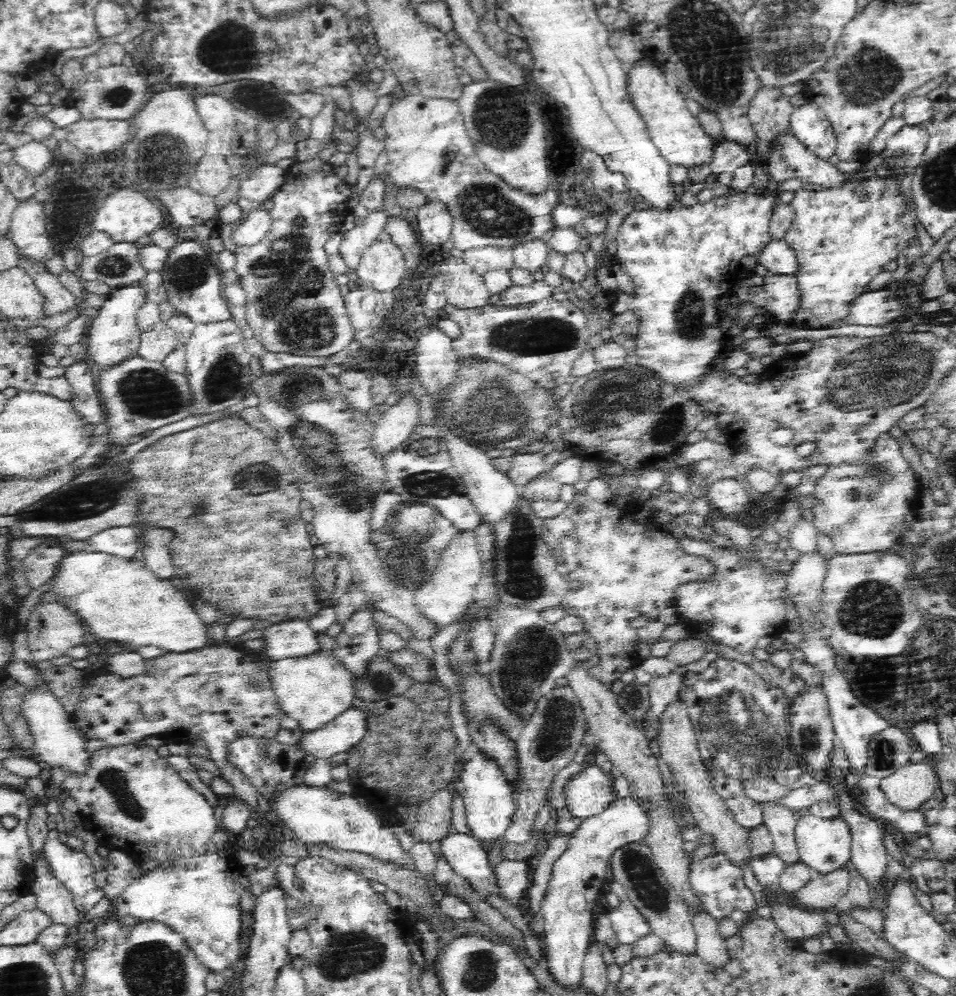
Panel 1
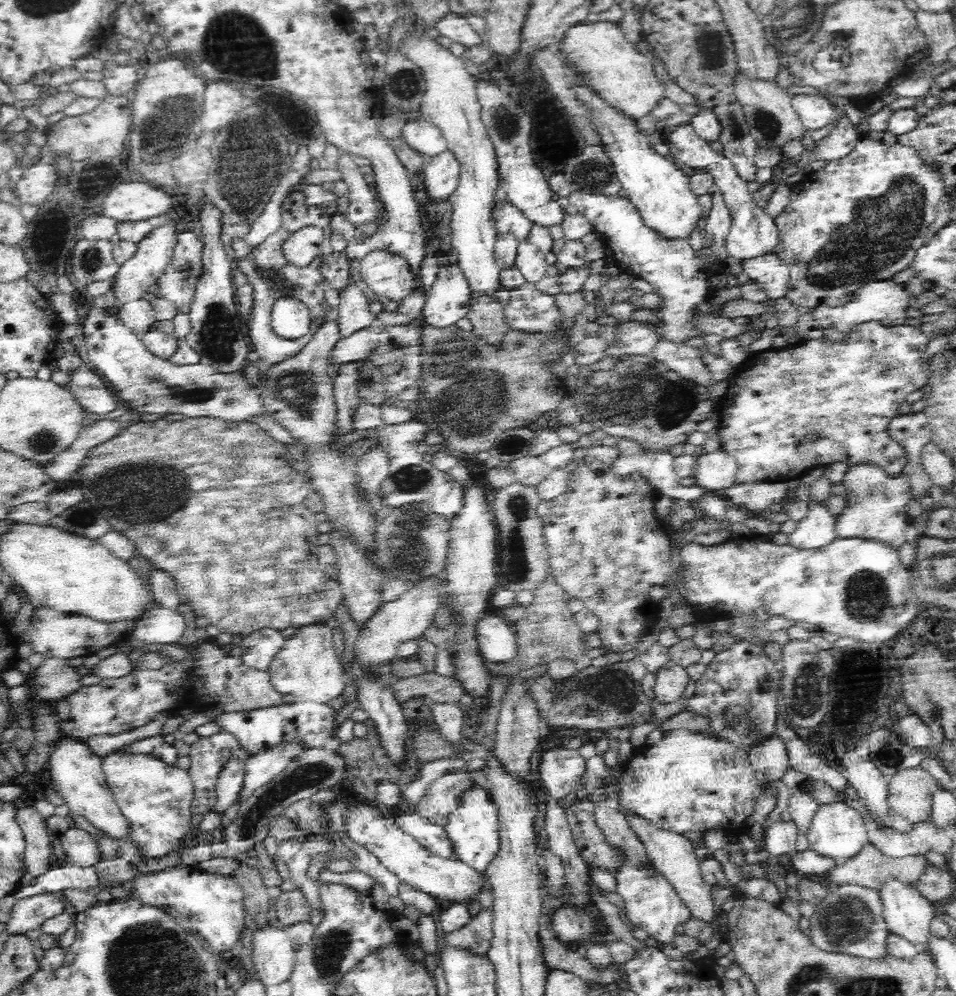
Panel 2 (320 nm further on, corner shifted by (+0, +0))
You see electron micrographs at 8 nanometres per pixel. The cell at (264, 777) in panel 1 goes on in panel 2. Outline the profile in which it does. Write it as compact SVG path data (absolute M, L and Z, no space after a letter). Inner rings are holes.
M224 730L209 737L200 737L194 744L190 745L189 754L192 763L188 772L192 778L195 789L195 798L191 808L191 812L194 815L204 815L214 811L217 802L217 793L215 790L217 781L222 770L224 770L229 762L236 759L236 761L244 762L246 764L253 756L250 751L246 751L246 749L240 745L240 739L238 739L238 737Z

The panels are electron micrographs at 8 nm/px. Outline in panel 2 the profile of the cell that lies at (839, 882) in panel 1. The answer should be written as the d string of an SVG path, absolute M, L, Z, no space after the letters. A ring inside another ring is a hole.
M873 845L864 846L860 853L855 857L849 858L844 864L834 865L828 871L828 880L832 880L836 886L846 886L846 884L855 884L872 890L879 890L881 884L888 877L896 877L899 881L906 883L915 883L928 864L925 855L904 856L902 858L892 858L886 856Z

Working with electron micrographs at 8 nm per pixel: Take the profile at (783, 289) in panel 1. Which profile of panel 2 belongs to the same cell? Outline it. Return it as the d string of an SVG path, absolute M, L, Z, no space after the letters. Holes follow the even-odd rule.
M776 253L744 260L742 266L750 281L756 282L769 300L787 297L790 269Z

